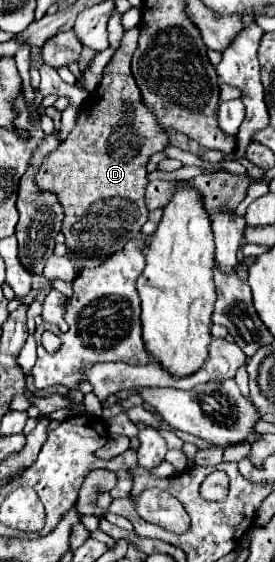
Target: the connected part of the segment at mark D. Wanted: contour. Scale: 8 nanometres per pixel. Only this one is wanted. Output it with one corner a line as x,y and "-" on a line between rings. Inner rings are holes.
139,29
125,31
121,39
121,47
115,51
111,61
107,63
103,71
103,79
97,85
93,93
81,103
79,119
73,131
67,135
67,139
59,145
55,153
45,157
35,183
41,189
49,189
59,195
59,203
65,209
65,221
63,221
63,235
65,245
71,253
83,259
101,259
107,255
113,255
115,251
121,251
129,239
135,239
139,235
139,229
147,221
147,207
145,207
145,185
147,185
147,161
153,153
163,151
167,147
167,135
155,121
153,113
143,105
141,93
135,85
135,79
131,75
131,57
137,49
137,37

